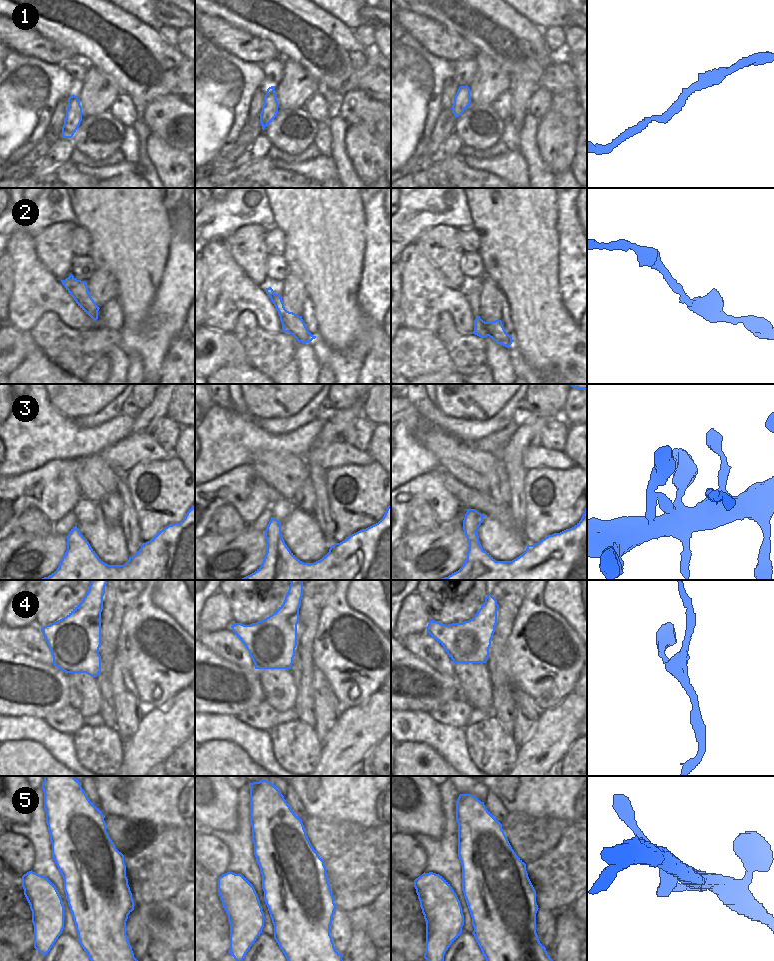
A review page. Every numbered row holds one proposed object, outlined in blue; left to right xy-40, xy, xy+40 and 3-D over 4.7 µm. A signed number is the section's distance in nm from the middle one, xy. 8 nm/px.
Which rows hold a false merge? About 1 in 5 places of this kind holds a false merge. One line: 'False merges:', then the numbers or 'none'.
False merges: none

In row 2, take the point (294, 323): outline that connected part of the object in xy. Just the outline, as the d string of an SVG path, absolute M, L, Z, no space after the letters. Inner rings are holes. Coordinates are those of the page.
M271 287L266 288L266 293L276 307L276 310L279 312L280 321L282 323L282 332L290 333L298 342L303 344L311 342L316 338L316 336L313 336L308 331L302 316L285 309L284 303L279 294L275 294Z

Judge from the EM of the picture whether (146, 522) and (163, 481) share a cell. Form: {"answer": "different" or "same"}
{"answer": "same"}

